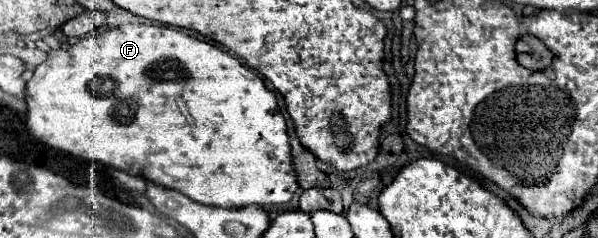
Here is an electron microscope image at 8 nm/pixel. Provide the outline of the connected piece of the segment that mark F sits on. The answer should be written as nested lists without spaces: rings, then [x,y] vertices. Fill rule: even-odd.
[[[124,23],[120,27],[104,31],[100,35],[82,39],[68,49],[50,51],[48,59],[34,69],[32,79],[26,83],[26,103],[28,103],[28,113],[26,113],[28,129],[32,131],[32,135],[36,139],[44,141],[46,145],[72,153],[84,160],[104,163],[112,169],[120,169],[130,175],[138,175],[146,181],[162,185],[166,189],[176,189],[182,195],[194,199],[196,203],[202,203],[208,207],[280,205],[280,203],[288,203],[292,199],[294,191],[298,189],[298,175],[296,175],[296,169],[292,163],[290,137],[286,133],[284,115],[278,111],[276,95],[264,85],[260,75],[256,75],[252,69],[242,65],[236,57],[228,55],[226,51],[222,51],[220,47],[216,47],[212,43],[206,43],[202,39],[196,39],[196,37],[186,35],[172,27]]]

